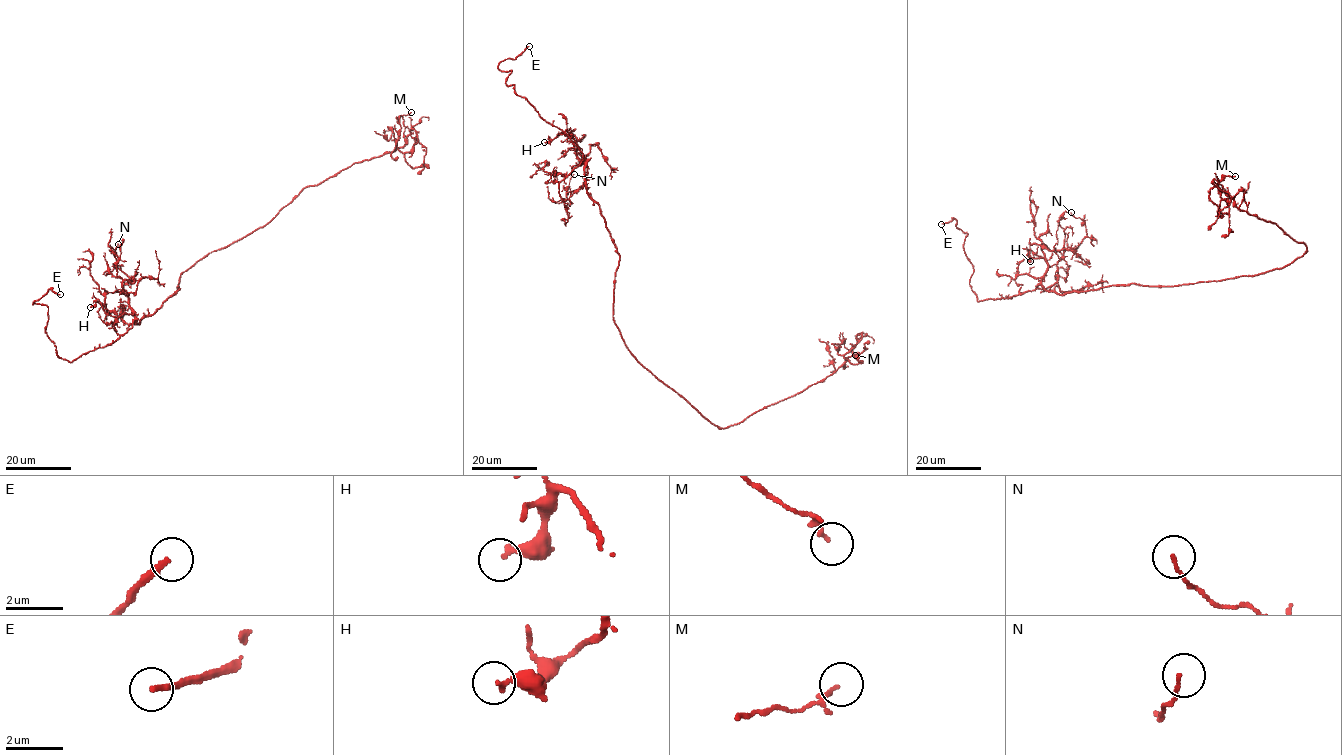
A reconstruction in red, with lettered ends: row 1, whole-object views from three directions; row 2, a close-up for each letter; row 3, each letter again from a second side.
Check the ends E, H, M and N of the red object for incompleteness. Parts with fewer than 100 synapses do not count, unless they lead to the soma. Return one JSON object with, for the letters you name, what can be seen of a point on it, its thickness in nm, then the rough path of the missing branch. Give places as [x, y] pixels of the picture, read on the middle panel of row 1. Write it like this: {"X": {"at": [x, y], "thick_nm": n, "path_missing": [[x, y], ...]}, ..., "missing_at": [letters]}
{"E": {"at": [529, 46], "thick_nm": 200, "path_missing": [[529, 46], [552, 20], [590, 2]]}, "missing_at": ["E"]}

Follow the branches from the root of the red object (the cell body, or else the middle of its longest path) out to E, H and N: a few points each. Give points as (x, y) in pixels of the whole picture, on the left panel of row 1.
E: (194, 265), (155, 313), (70, 362), (46, 334), (48, 308), (33, 302), (50, 289), (60, 294)
H: (194, 265), (180, 275), (179, 290), (139, 324), (135, 323), (133, 312), (108, 315), (98, 300), (90, 307)
N: (194, 265), (180, 275), (179, 290), (136, 324), (122, 285), (125, 279), (135, 280), (116, 266), (118, 244)

